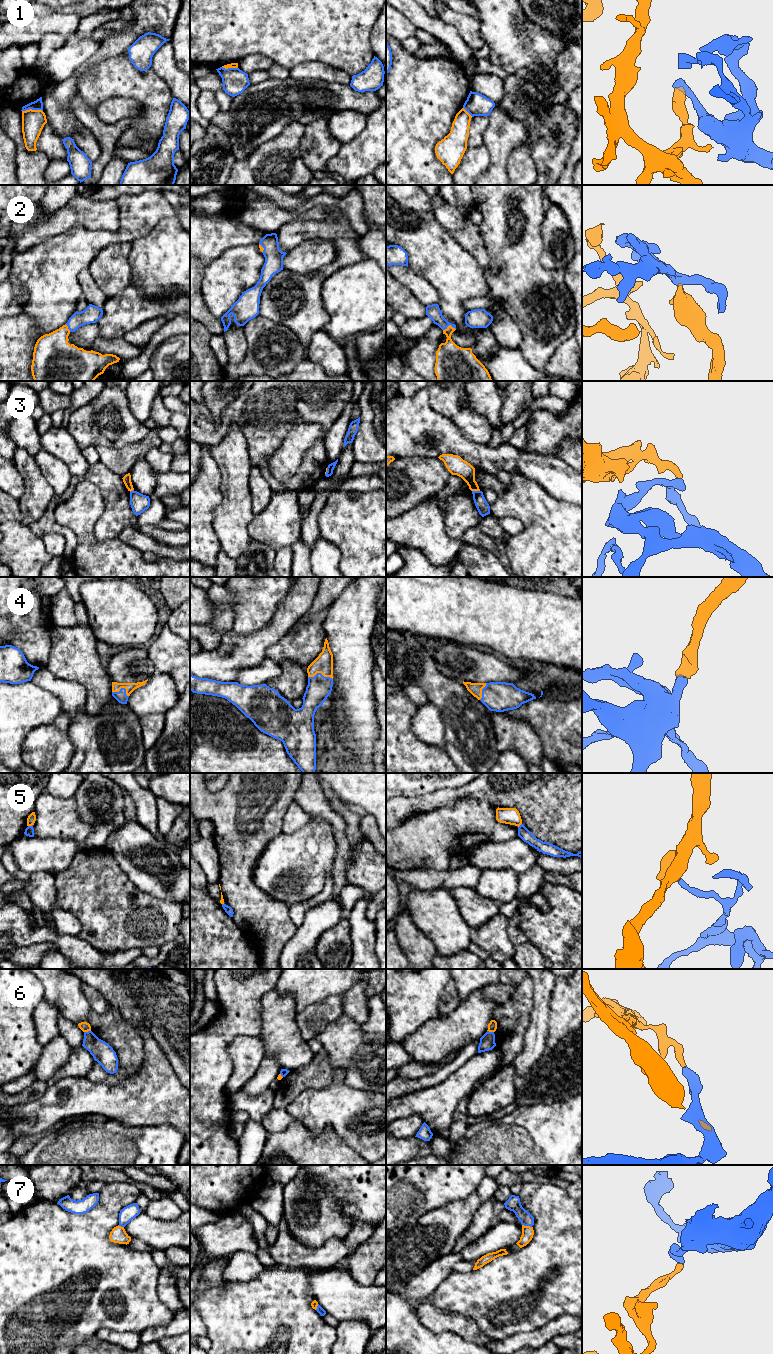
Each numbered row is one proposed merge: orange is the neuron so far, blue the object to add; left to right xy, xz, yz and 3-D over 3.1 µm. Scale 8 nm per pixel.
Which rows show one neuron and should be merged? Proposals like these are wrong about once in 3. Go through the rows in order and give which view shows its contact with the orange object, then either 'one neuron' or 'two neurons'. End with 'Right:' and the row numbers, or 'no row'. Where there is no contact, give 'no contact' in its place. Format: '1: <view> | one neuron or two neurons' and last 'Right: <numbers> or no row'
1: xy | two neurons
2: yz | one neuron
3: yz | two neurons
4: xz | one neuron
5: xy | two neurons
6: xy | two neurons
7: yz | two neurons
Right: 2, 4

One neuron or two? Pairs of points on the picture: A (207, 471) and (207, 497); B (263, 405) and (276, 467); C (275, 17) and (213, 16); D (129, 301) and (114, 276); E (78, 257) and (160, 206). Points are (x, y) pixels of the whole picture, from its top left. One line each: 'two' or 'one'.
A: one
B: two
C: one
D: two
E: one

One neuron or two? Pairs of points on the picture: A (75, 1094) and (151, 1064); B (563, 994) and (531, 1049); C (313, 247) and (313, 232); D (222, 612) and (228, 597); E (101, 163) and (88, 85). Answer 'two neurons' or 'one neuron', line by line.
A: one neuron
B: two neurons
C: two neurons
D: one neuron
E: two neurons

